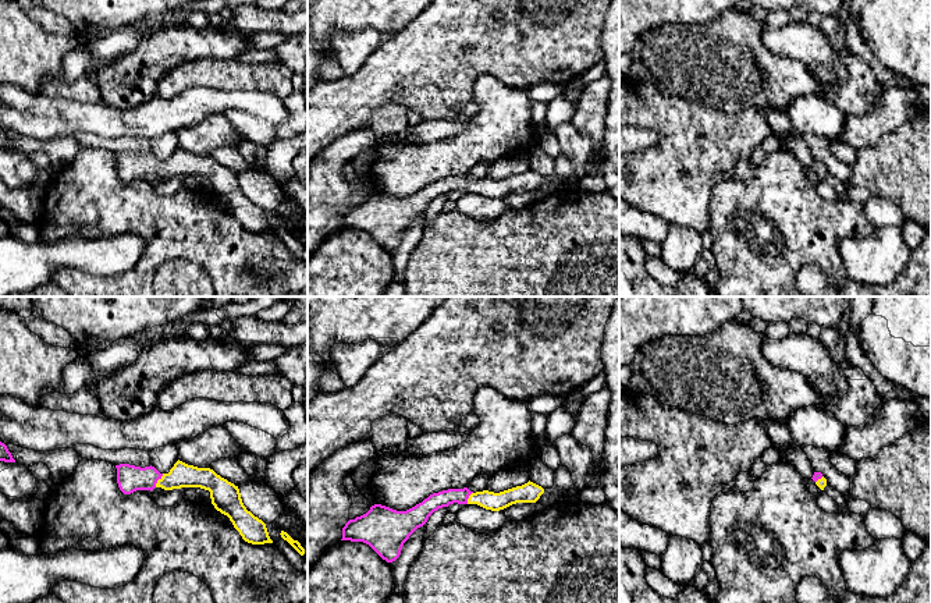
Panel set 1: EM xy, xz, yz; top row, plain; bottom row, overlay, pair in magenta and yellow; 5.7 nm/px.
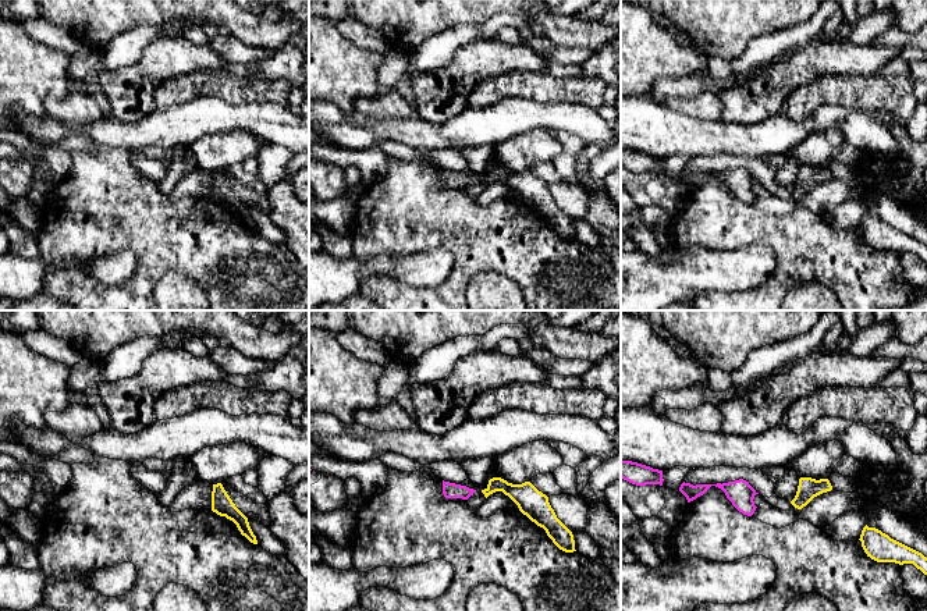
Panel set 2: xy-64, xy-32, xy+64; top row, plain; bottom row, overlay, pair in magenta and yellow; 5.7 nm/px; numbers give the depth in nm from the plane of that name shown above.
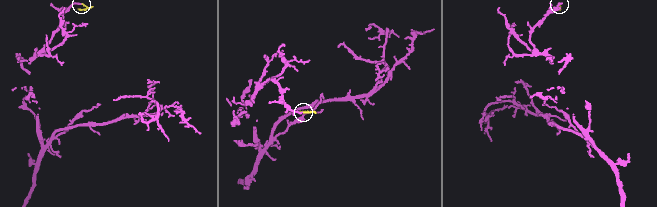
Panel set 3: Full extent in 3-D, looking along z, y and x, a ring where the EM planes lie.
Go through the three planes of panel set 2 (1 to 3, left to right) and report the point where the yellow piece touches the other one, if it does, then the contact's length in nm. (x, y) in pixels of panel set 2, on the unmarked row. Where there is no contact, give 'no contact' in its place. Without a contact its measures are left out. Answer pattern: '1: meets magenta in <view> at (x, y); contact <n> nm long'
1: no contact
2: no contact
3: no contact

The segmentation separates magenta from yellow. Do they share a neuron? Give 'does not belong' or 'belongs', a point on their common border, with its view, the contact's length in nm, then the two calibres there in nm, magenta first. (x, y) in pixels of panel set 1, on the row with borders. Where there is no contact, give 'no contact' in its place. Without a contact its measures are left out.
belongs; contact xy (157, 479); length 90 nm; calibres 160 and 140 nm

